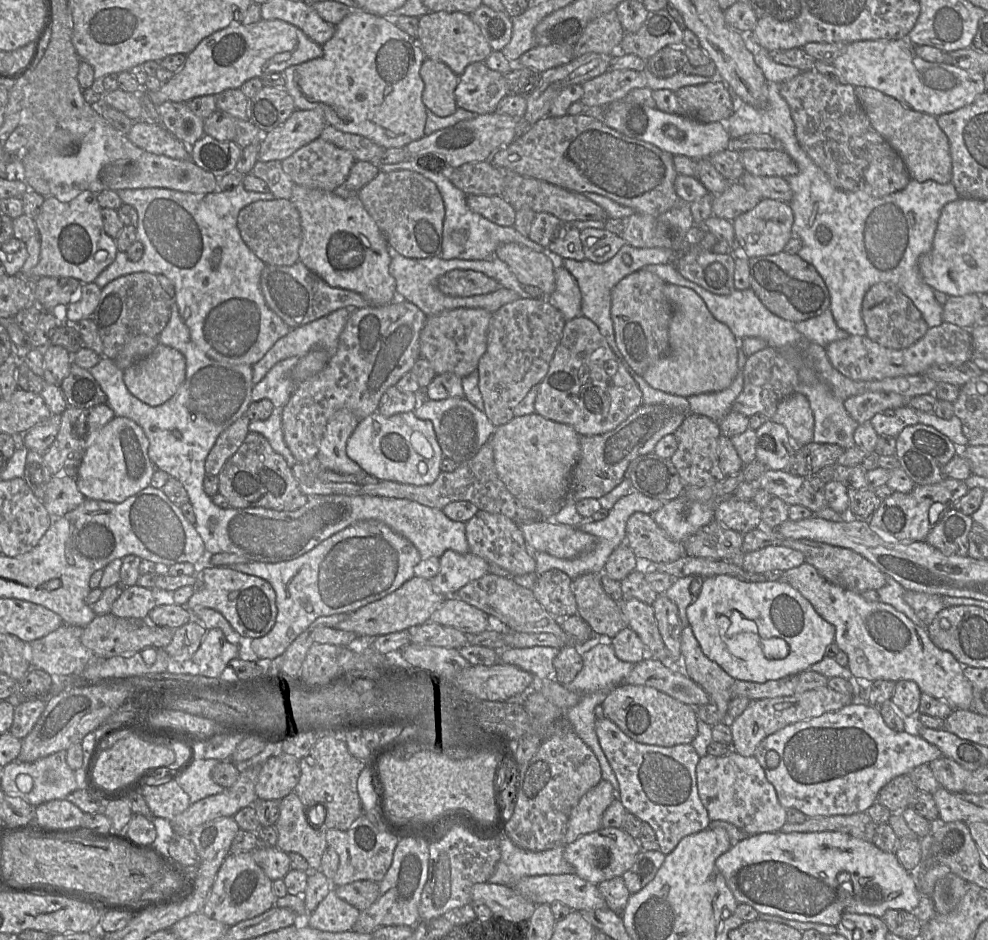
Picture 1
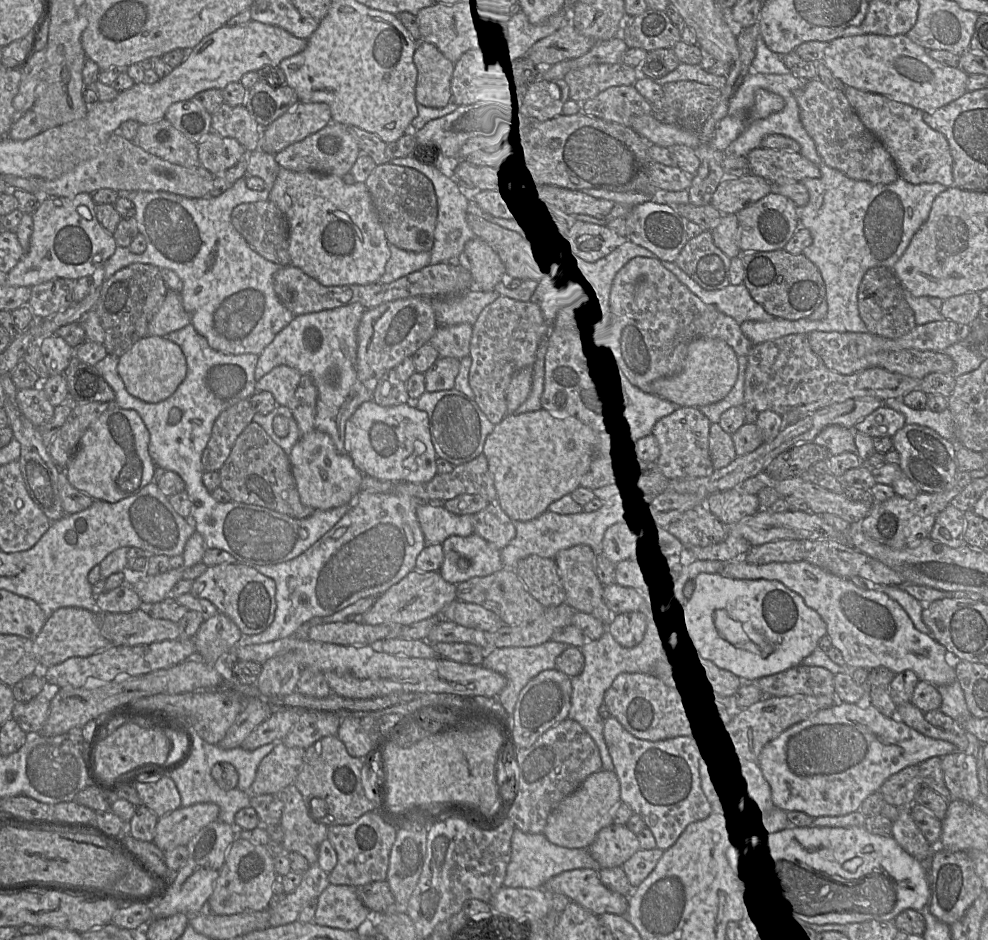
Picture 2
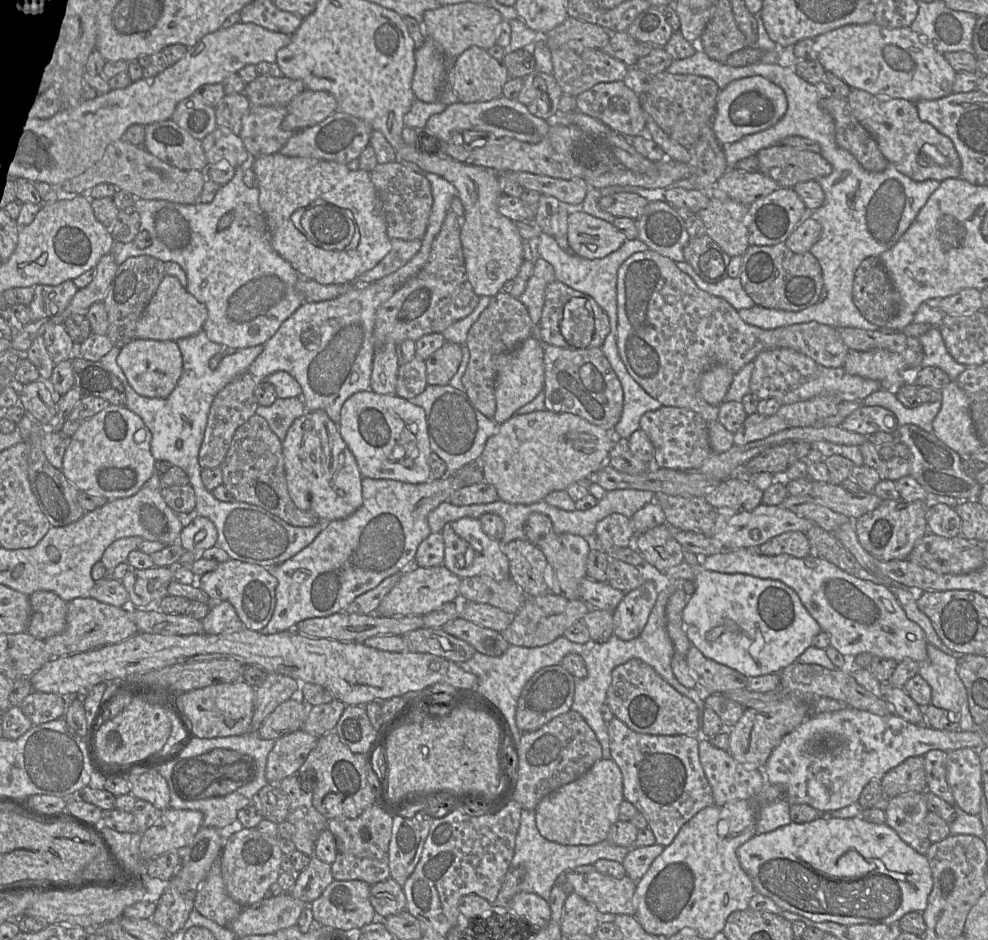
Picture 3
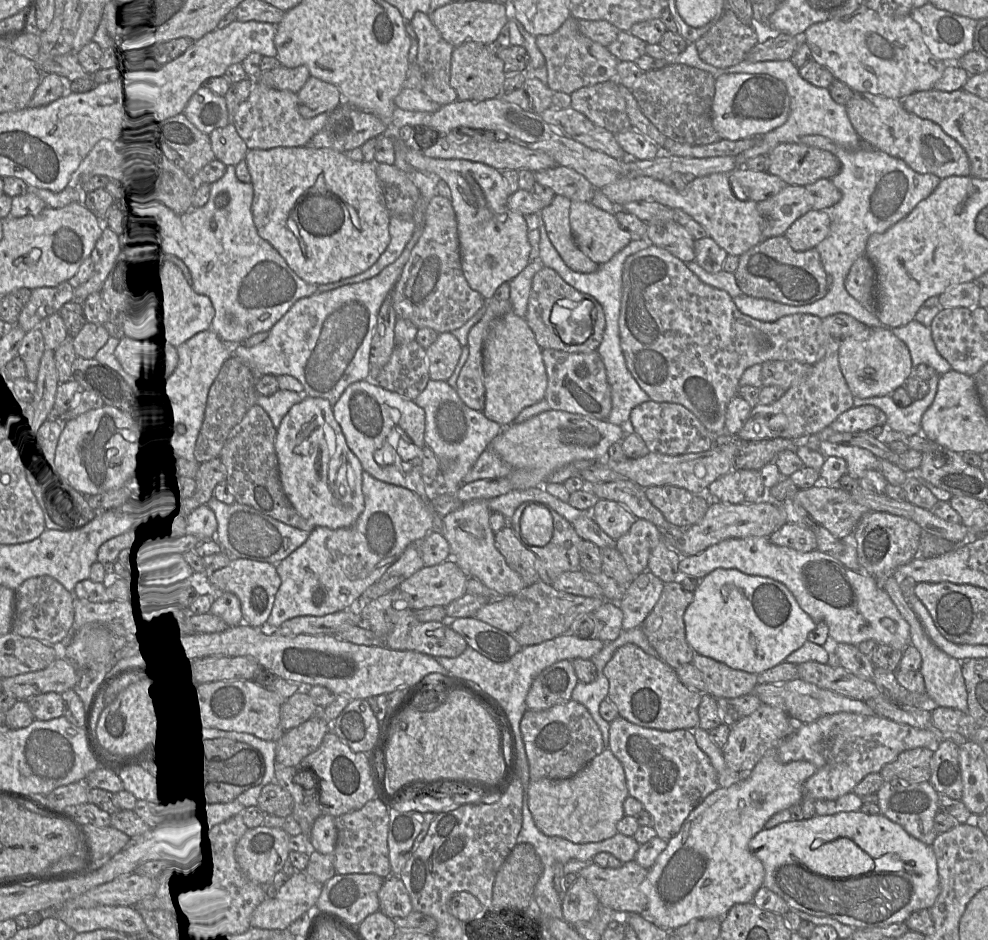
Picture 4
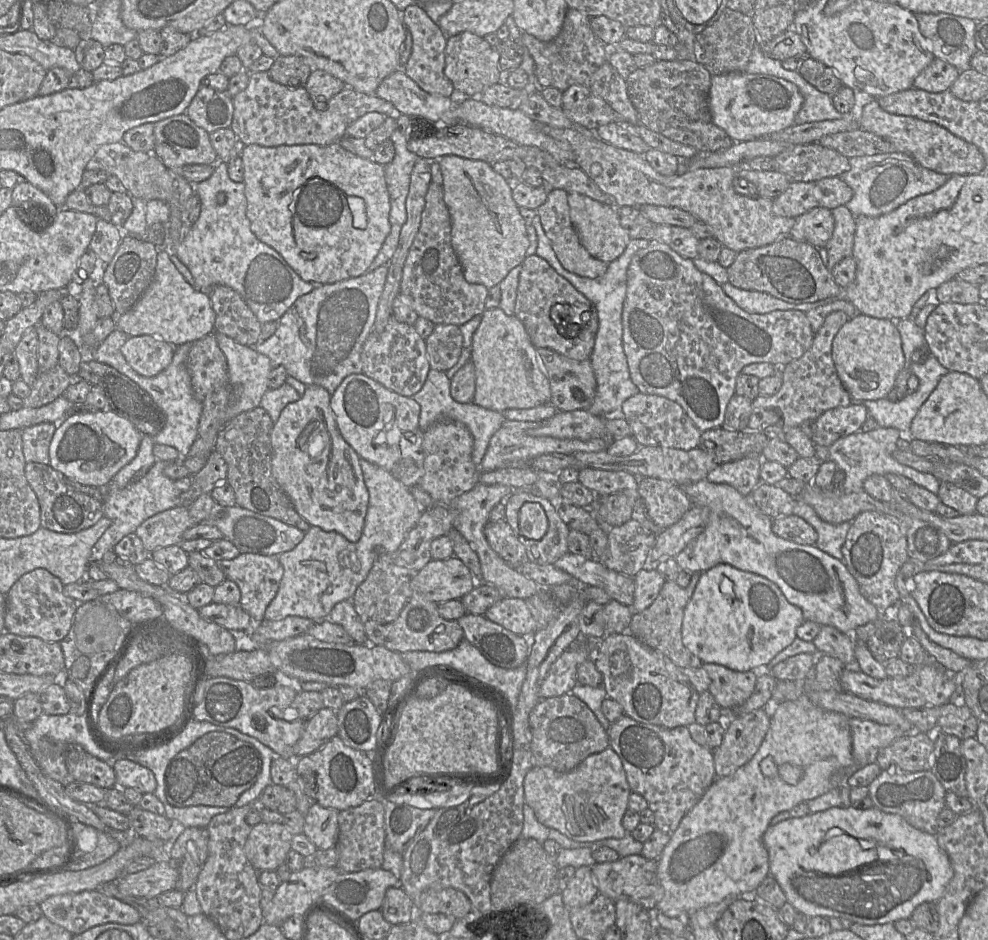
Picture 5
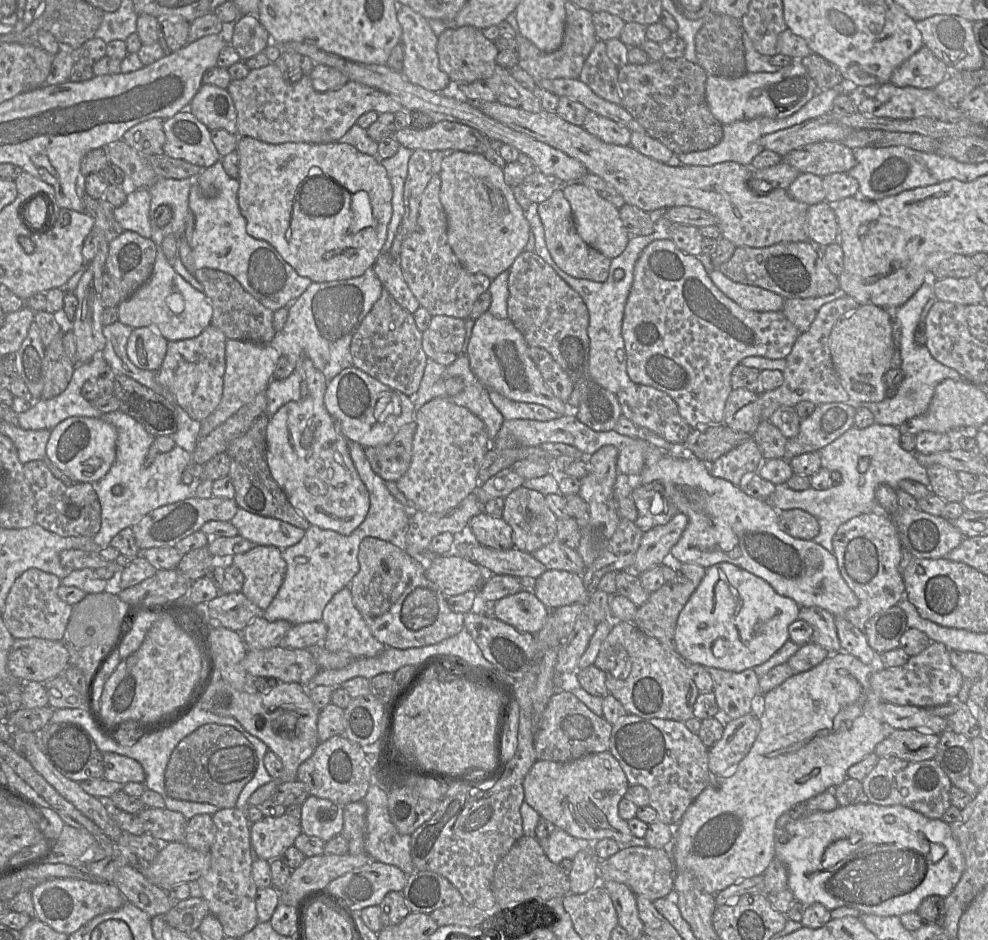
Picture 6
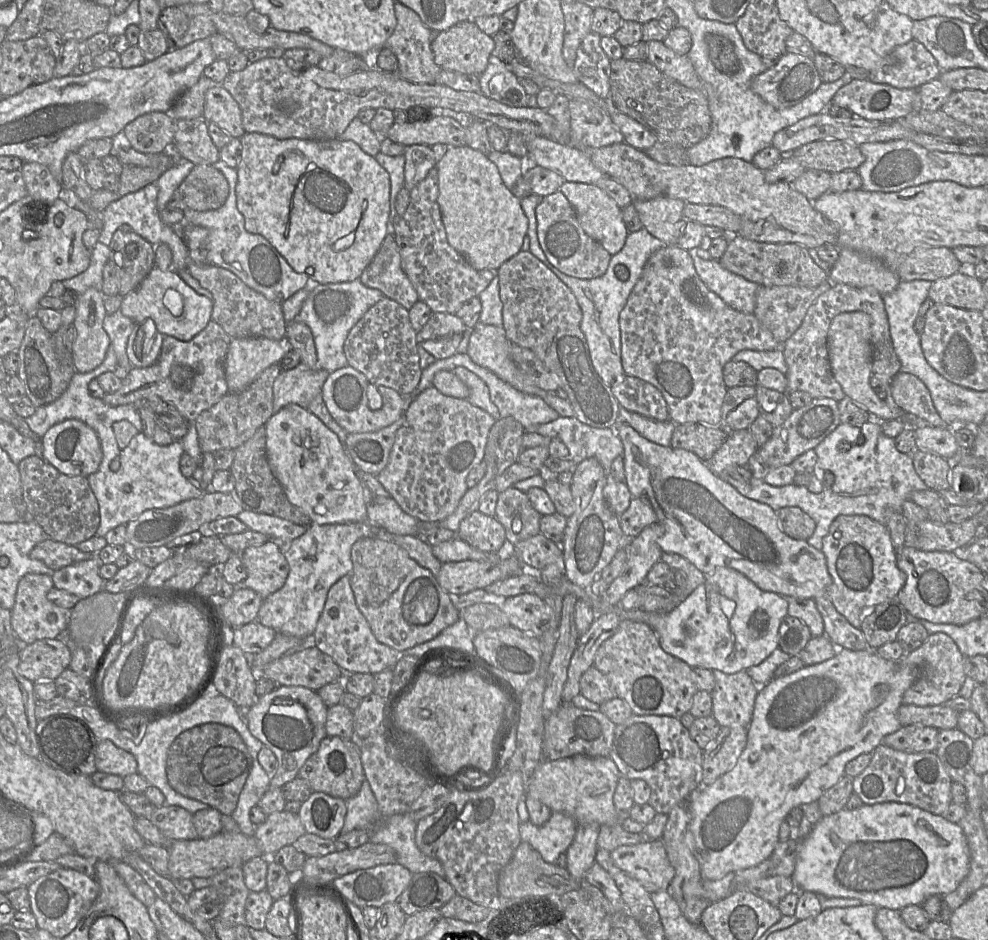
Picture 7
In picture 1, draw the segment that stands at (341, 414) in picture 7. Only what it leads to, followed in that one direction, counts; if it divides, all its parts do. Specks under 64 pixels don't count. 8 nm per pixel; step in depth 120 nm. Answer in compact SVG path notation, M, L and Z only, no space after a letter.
M378 412L358 423L346 445L348 457L368 475L385 481L424 486L439 476L443 459L433 424L417 418L414 412L384 417Z

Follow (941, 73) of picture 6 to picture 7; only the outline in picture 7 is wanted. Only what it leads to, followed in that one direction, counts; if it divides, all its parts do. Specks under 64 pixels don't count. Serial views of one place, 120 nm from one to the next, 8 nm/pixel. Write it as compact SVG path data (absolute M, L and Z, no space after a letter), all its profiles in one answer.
M917 40L893 48L870 72L868 80L898 89L918 89L943 72L932 54Z

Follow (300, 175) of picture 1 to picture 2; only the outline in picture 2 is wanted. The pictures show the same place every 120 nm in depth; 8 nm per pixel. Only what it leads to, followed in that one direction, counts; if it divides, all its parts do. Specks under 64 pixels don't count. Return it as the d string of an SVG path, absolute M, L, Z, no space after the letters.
M331 121L316 133L276 153L274 158L281 168L293 172L317 172L343 177L350 172L360 154L360 149L349 133L347 126Z

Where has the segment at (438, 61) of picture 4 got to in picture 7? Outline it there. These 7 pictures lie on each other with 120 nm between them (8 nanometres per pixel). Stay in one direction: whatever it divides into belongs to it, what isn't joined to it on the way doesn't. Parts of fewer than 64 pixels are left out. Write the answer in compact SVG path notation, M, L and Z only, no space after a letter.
M395 1L394 12L397 24L383 47L389 48L397 56L398 75L412 83L436 84L436 77L442 69L434 62L430 39L431 30L423 24L415 11L400 2Z

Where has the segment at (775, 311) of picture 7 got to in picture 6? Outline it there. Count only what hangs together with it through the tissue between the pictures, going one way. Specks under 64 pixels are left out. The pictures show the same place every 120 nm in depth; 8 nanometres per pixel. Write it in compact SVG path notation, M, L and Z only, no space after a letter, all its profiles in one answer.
M838 290L833 294L822 297L804 299L788 298L784 300L782 312L801 334L809 329L817 315L817 312L824 304L844 295L847 294Z

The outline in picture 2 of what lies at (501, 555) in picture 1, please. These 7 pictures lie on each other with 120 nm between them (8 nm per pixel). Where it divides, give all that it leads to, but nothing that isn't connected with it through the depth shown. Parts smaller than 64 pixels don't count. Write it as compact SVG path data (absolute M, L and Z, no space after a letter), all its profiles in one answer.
M497 502L474 514L474 533L502 550L515 538L516 529Z

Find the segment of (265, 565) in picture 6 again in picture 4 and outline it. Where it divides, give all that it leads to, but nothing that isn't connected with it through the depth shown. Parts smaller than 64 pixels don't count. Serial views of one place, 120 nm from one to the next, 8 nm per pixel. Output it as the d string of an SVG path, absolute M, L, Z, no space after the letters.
M237 558L209 575L210 583L220 592L235 594L241 603L243 623L260 628L268 620L281 579L275 565L267 562Z

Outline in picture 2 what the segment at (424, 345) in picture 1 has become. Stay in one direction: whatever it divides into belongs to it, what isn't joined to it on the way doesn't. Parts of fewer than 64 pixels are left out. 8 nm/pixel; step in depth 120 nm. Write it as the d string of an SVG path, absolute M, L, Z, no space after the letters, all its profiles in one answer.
M439 325L429 343L436 349L439 357L452 357L461 360L470 354L470 341L473 325Z

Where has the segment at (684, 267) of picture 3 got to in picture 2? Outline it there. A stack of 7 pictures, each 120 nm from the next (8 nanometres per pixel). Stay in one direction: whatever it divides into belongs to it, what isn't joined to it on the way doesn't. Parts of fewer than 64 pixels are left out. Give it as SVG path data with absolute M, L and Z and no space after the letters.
M662 261L662 263L704 303L713 305L740 325L748 320L768 322L775 318L752 298L744 283L738 285L730 283L723 289L706 290L684 272L675 261Z

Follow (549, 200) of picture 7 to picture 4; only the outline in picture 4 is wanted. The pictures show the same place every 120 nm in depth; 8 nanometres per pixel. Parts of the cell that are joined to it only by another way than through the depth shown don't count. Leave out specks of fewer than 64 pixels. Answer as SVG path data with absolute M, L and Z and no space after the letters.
M555 195L548 206L539 214L542 217L548 237L565 264L573 271L595 272L599 264L587 257L577 246L570 226L571 200Z

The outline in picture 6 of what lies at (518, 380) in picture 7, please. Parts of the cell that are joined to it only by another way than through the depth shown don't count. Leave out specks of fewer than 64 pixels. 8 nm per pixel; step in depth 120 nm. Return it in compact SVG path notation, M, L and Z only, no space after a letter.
M487 311L475 320L467 356L471 370L487 390L517 402L543 405L561 416L567 414L571 411L567 403L556 397L544 383L528 349L524 336L509 318L500 319Z

